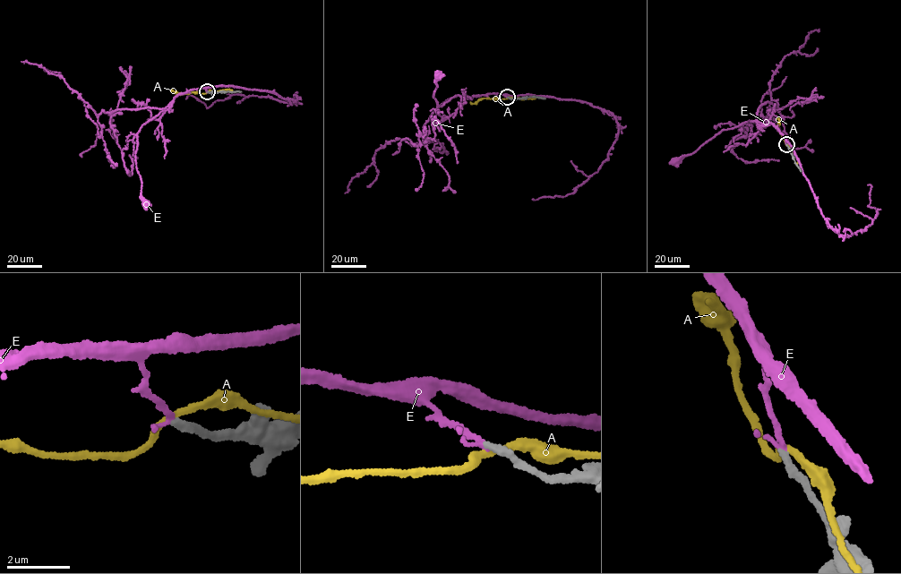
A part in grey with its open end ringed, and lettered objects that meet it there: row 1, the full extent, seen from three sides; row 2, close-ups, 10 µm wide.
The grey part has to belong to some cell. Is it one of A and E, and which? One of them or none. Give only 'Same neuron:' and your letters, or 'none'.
Same neuron: none

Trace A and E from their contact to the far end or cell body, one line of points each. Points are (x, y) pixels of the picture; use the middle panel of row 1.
A: (508, 98), (484, 98), (470, 103)
E: (508, 98), (499, 93), (472, 98), (456, 95), (437, 106), (433, 97), (439, 74)

